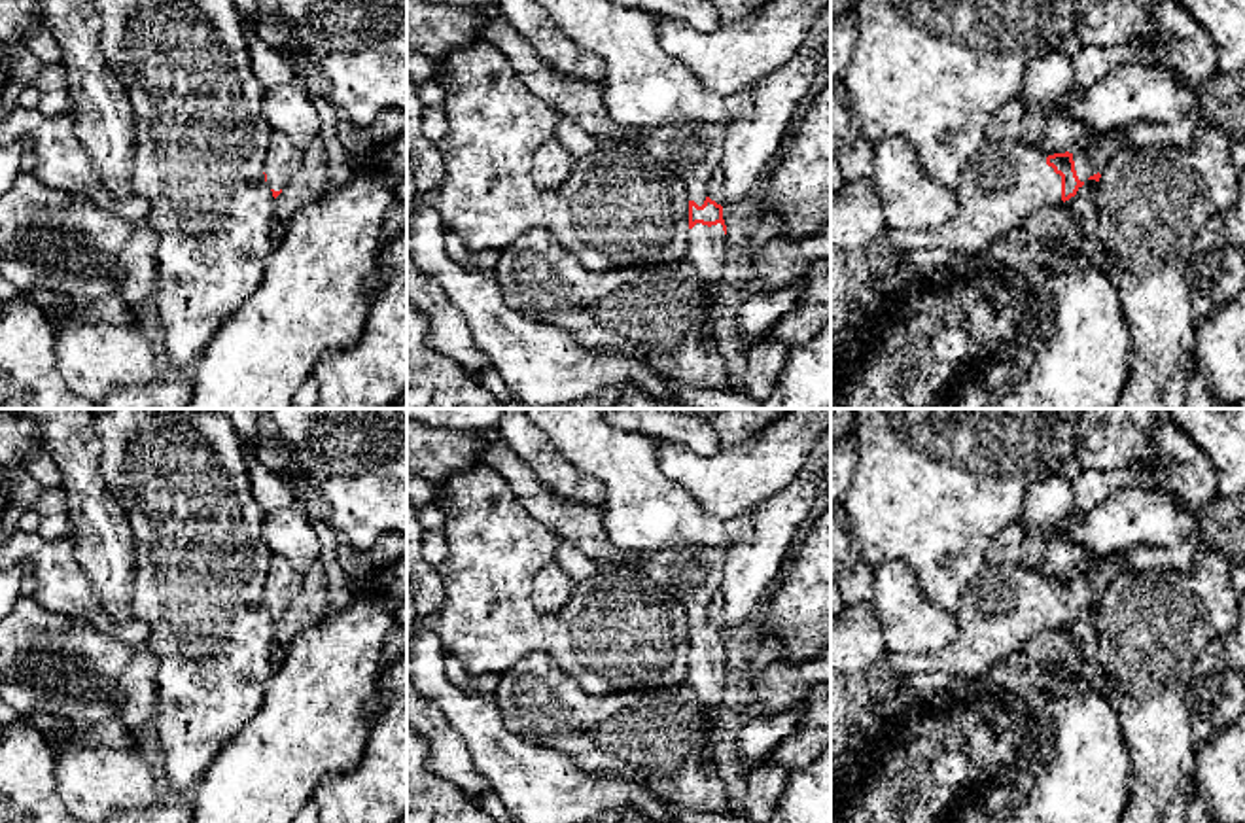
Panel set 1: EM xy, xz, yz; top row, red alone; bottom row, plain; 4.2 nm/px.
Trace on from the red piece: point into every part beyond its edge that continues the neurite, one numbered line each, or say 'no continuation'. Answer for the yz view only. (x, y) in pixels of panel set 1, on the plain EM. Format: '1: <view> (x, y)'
1: yz (1181, 559)
2: yz (1005, 606)

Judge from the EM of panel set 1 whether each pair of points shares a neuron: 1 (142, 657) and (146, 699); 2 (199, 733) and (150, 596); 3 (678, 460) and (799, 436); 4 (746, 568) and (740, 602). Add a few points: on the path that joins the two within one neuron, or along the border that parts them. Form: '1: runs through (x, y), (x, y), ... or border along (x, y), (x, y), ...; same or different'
1: runs through (142, 666), (142, 689); same
2: runs through (199, 699), (199, 683), (180, 665), (165, 630); same
3: runs through (708, 468), (759, 468), (769, 460); same
4: runs through (746, 576), (742, 595); same

